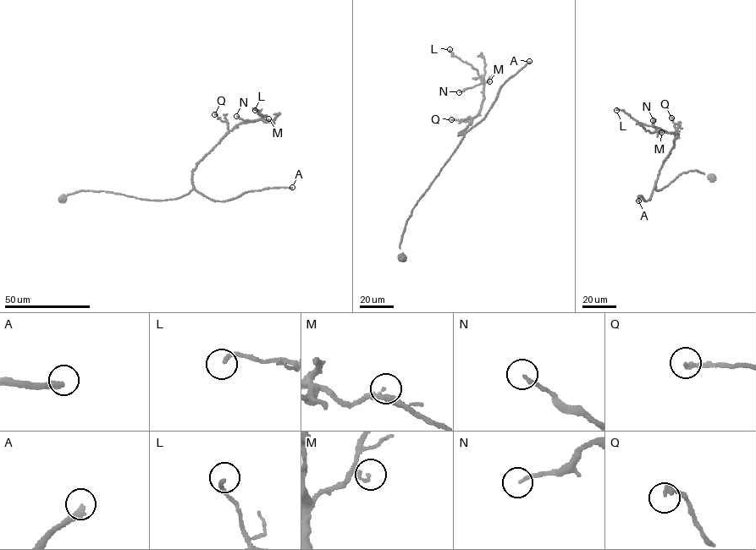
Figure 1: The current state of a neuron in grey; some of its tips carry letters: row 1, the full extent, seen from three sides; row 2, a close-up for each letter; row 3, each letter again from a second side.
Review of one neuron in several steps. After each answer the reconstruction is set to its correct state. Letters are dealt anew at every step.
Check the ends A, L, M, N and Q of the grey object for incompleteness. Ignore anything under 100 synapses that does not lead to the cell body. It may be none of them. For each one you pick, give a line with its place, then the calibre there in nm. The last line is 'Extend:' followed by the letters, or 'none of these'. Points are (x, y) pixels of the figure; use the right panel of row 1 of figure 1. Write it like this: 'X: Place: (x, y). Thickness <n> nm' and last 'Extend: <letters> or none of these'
A: Place: (638, 200). Thickness 280 nm
Extend: A

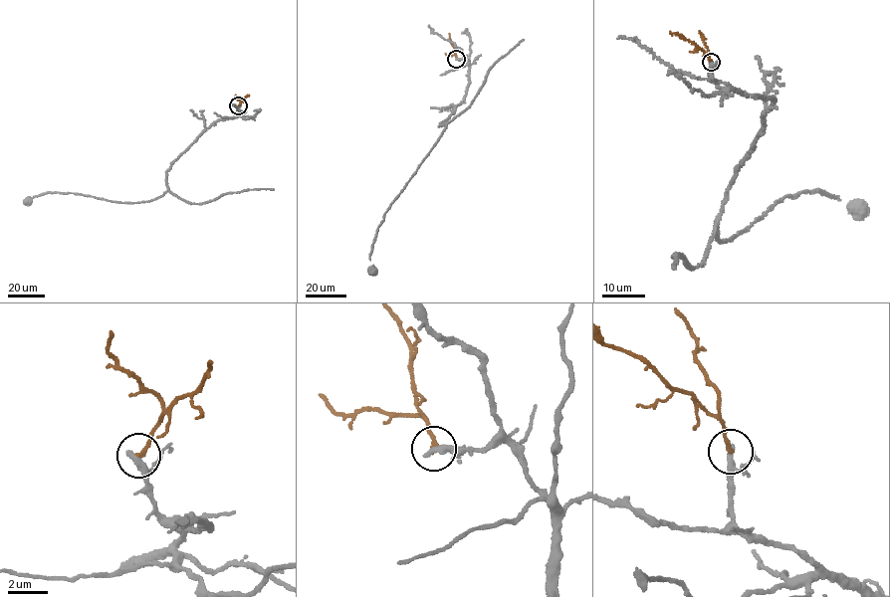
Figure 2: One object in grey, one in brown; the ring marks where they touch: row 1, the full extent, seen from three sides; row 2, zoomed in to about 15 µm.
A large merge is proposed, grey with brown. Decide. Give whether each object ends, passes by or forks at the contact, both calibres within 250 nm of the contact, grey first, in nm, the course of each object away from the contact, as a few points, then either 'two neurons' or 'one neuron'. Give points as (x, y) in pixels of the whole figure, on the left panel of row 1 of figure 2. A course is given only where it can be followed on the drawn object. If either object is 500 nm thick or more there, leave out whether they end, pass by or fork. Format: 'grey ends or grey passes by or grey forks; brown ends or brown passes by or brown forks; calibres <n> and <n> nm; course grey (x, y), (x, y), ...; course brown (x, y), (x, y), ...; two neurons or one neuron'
grey passes by; brown ends; calibres 260 and 200 nm; course grey (238, 106), (242, 113), (210, 124), (179, 154), (166, 172), (167, 191), (154, 199), (50, 192), (28, 201); course brown (238, 106), (249, 95); two neurons

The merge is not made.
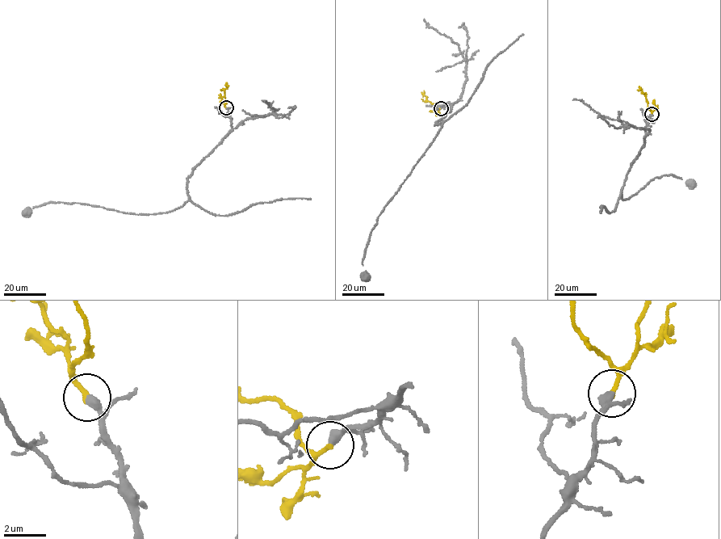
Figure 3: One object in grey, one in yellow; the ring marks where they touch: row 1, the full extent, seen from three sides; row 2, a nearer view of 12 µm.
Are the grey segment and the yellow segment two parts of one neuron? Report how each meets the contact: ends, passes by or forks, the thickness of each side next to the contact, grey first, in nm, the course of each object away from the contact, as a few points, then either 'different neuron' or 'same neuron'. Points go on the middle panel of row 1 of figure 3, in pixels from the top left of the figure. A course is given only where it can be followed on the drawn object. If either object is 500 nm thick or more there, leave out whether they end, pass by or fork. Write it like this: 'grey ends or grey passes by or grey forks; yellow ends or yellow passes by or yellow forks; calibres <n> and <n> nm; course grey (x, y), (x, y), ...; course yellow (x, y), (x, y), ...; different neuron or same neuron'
grey ends; yellow ends; calibres 400 and 240 nm; course grey (441, 108), (448, 102), (453, 104), (435, 124), (443, 123), (378, 217), (371, 231), (362, 263), (366, 276); course yellow (441, 108), (429, 101), (421, 92); same neuron

